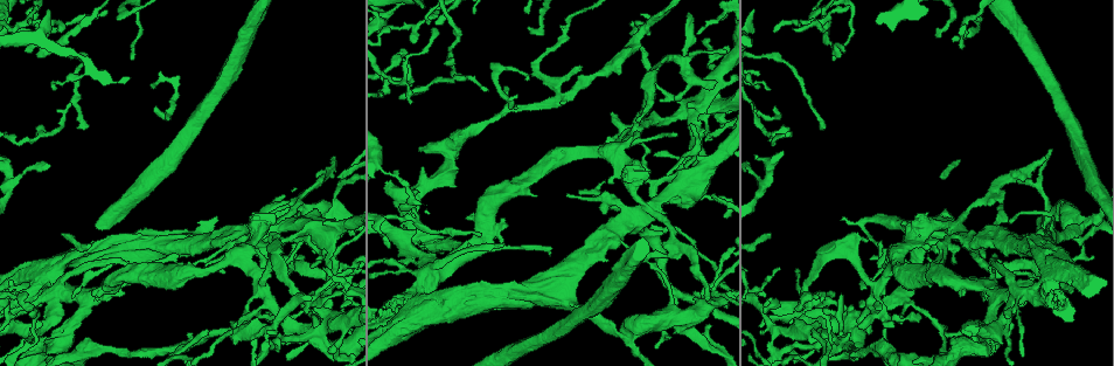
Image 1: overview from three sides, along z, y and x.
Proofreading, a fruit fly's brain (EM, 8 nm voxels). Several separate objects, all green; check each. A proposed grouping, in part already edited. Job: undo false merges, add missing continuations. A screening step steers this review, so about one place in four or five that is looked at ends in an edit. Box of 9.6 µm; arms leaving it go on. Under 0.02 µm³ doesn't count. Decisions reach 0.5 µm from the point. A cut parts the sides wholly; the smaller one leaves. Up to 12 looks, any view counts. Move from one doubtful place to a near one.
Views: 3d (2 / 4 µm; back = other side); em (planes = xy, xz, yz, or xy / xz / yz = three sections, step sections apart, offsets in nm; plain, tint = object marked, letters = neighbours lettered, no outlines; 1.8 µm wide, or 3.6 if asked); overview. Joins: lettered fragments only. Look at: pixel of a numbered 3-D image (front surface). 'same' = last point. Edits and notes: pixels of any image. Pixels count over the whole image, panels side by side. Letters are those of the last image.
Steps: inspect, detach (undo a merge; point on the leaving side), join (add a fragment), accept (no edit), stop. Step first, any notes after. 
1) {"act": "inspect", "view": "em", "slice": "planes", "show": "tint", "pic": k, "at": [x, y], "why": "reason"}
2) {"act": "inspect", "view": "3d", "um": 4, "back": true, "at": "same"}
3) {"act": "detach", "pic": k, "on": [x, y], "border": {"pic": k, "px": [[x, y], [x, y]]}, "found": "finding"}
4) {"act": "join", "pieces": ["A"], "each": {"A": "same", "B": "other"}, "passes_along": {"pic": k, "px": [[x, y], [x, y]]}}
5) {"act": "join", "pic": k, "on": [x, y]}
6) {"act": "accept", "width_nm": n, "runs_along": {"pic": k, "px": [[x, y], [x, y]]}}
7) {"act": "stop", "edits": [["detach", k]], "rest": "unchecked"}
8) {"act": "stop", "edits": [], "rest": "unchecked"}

{"act": "inspect", "view": "em", "slice": "xz", "step": 16, "show": "letters", "pic": 1, "at": [701, 194], "why": "thick end"}

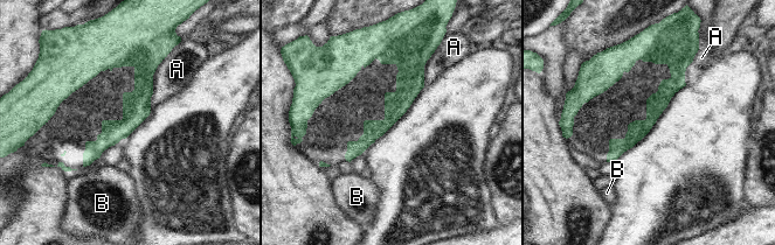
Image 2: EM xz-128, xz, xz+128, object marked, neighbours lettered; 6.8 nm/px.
{"act": "accept", "each": {"A": "other", "B": "other"}, "runs_along": {"pic": 2, "px": [[124, 54], [140, 70], [140, 98], [85, 162]]}, "found": "none of them fits"}

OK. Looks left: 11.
{"act": "inspect", "view": "em", "slice": "xy", "step": 4, "show": "letters", "pic": 1, "at": [331, 158], "why": "an open end"}

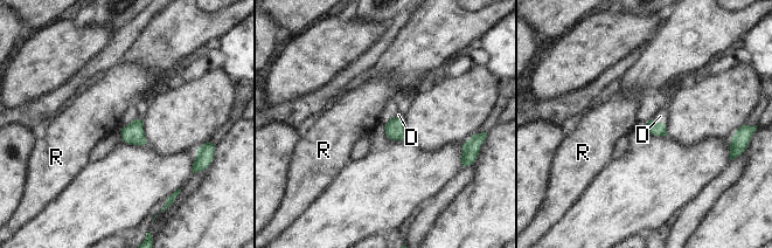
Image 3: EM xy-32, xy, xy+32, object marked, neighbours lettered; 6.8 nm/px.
{"act": "inspect", "view": "em", "slice": "planes", "show": "letters", "at": "same", "why": "cut it another way"}

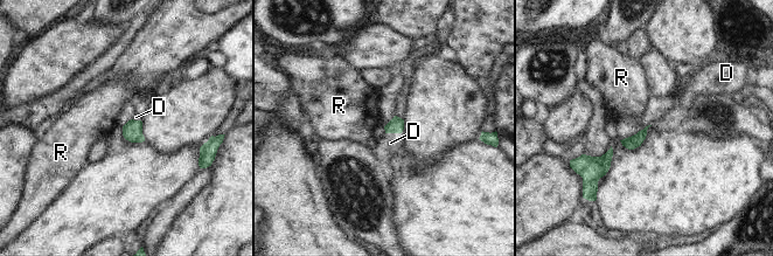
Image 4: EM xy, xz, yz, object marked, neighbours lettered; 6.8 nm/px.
{"act": "join", "pic": 4, "on": [390, 143], "each": {"D": "same", "R": "other"}, "passes_along": {"pic": 4, "px": [[396, 125], [394, 132], [390, 143]]}, "found": "the cell continues"}

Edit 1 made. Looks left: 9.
{"act": "inspect", "view": "overview", "why": "redraw"}

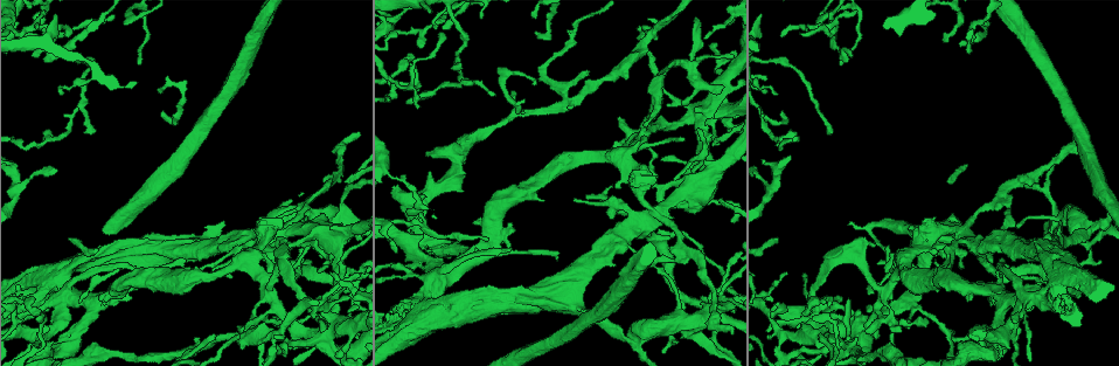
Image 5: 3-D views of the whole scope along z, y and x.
{"act": "inspect", "view": "em", "slice": "planes", "show": "letters", "pic": 5, "at": [638, 139], "why": "a fork"}

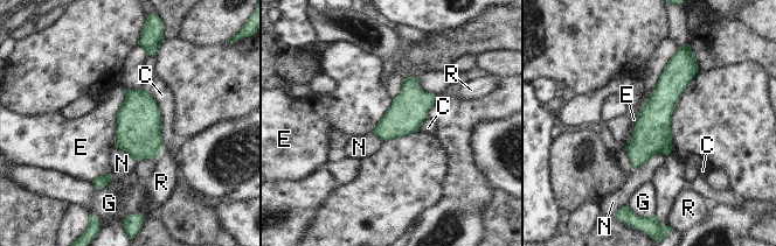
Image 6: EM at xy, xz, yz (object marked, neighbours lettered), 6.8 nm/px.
{"act": "accept", "width_nm": 240, "each": {"C": "other", "E": "other", "G": "other", "N": "other", "R": "other"}, "runs_along": {"pic": 6, "px": [[678, 56], [678, 72], [635, 163]]}, "found": "continuous, no second cell"}

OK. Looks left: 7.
{"act": "inspect", "view": "3d", "um": 2, "pic": 5, "at": [830, 129], "why": "branch stops here"}

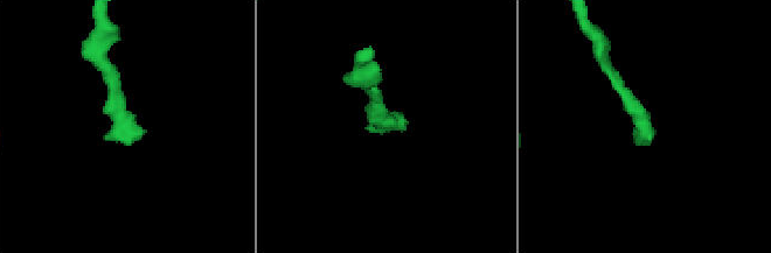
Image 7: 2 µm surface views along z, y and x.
{"act": "inspect", "view": "em", "slice": "planes", "show": "letters", "pic": 7, "at": [144, 130]}

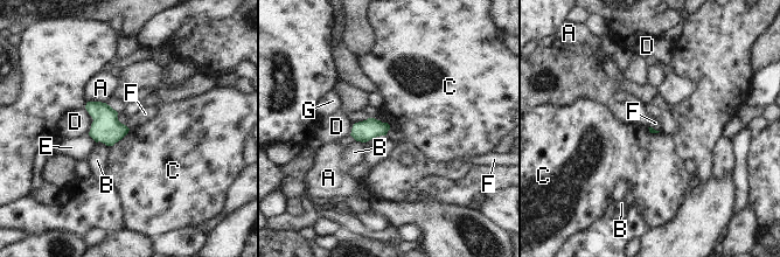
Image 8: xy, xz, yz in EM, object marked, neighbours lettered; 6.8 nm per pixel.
{"act": "accept", "each": {"A": "other", "B": "other", "C": "other", "D": "other", "E": "other", "F": "other", "G": "other"}, "border": {"pic": 8, "px": [[390, 127], [385, 134]]}, "found": "no lettered fragment goes on from it"}

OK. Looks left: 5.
{"act": "stop", "edits": [["join", 4]], "rest": "unchecked"}

